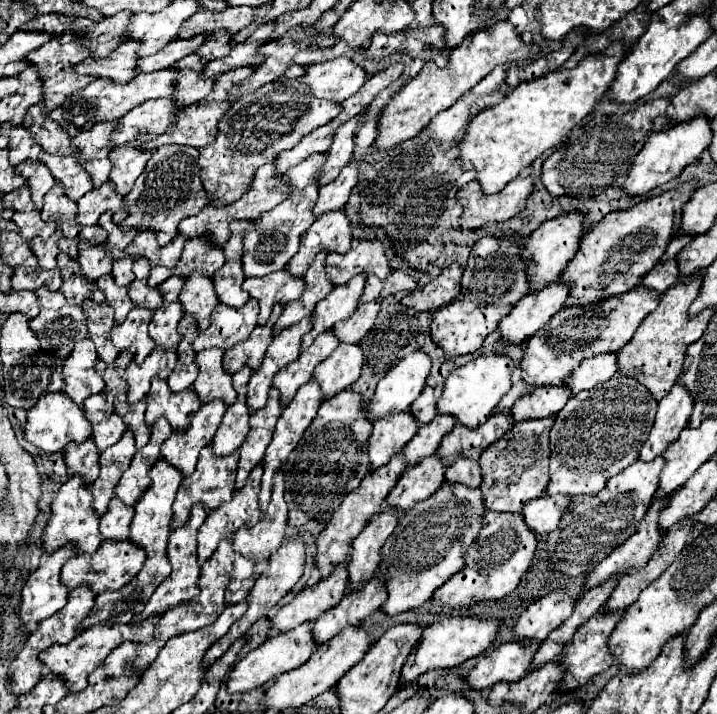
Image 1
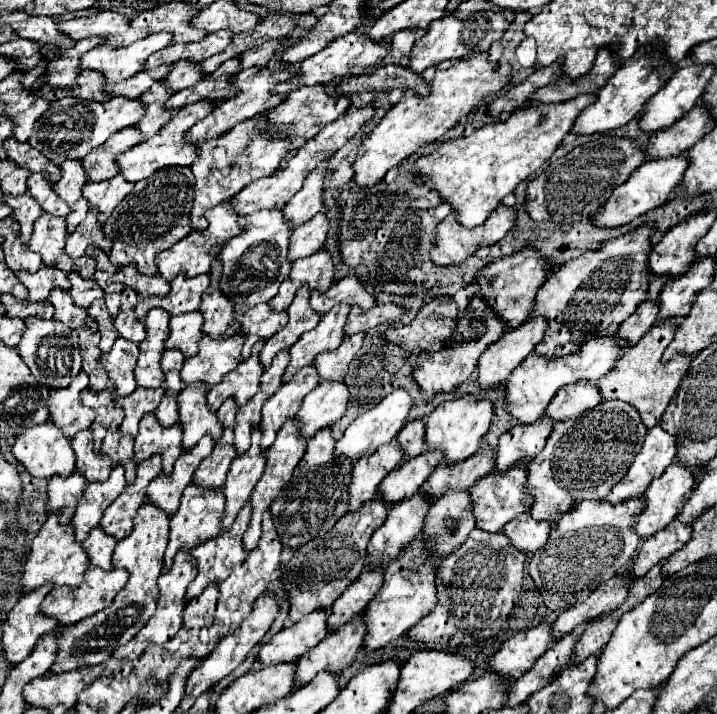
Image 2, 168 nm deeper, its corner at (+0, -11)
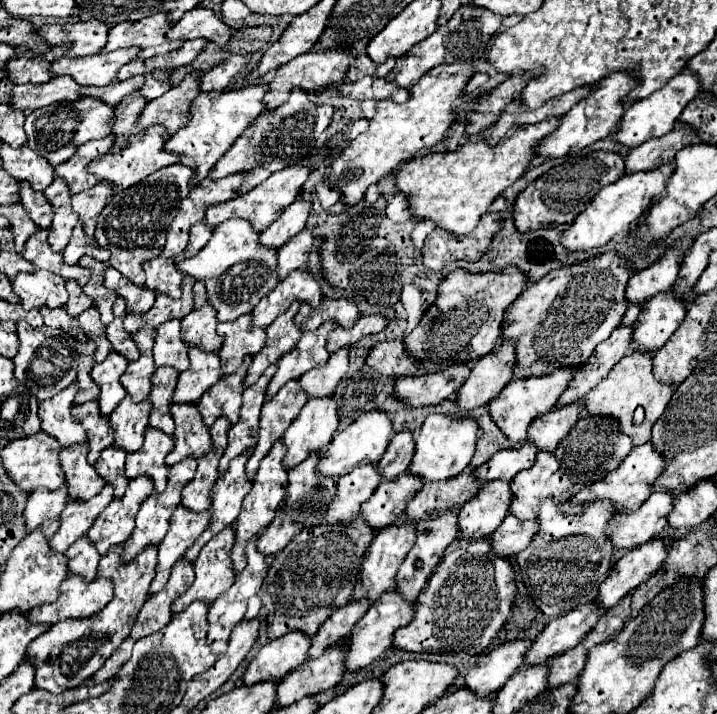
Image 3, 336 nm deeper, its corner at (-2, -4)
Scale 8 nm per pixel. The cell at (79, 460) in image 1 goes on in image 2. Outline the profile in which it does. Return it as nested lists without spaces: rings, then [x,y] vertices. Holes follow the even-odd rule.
[[[81,471],[71,473],[69,477],[53,475],[49,479],[49,507],[51,513],[59,511],[61,517],[71,517],[85,493],[87,479]]]

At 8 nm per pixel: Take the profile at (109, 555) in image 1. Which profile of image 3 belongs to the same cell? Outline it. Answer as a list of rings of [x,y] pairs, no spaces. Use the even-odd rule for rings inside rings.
[[[67,576],[59,586],[59,598],[53,604],[43,604],[41,608],[33,608],[33,612],[27,612],[27,620],[33,624],[57,624],[69,618],[75,618],[75,620],[89,618],[99,610],[103,610],[111,598],[113,598],[111,580],[93,580],[85,584],[85,580],[77,580],[77,576]]]

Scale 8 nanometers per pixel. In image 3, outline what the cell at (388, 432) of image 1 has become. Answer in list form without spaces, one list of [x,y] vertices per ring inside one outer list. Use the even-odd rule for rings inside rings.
[[[365,464],[337,480],[337,494],[327,504],[325,524],[349,524],[361,512],[361,504],[371,498],[375,488],[381,484],[377,464]]]

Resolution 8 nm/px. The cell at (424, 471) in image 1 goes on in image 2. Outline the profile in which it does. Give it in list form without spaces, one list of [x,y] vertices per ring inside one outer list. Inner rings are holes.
[[[415,493],[413,497],[395,503],[385,523],[371,537],[371,543],[367,549],[371,561],[379,563],[379,561],[395,559],[399,549],[411,543],[411,539],[417,533],[421,533],[423,519],[431,509],[433,501],[435,499],[431,499],[429,495]]]

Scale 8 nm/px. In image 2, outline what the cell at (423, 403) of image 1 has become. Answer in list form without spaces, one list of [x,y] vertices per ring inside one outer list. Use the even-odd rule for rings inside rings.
[[[413,419],[409,421],[403,431],[399,431],[397,435],[399,447],[403,447],[405,457],[415,457],[419,453],[423,453],[425,445],[425,421],[423,419]]]

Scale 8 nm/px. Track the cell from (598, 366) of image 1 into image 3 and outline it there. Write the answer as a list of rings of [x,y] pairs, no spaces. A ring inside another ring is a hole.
[[[577,400],[577,404],[571,404],[569,408],[553,408],[549,414],[539,416],[527,428],[527,442],[533,444],[537,450],[553,454],[559,442],[569,434],[569,430],[579,420],[579,412],[581,400]]]

